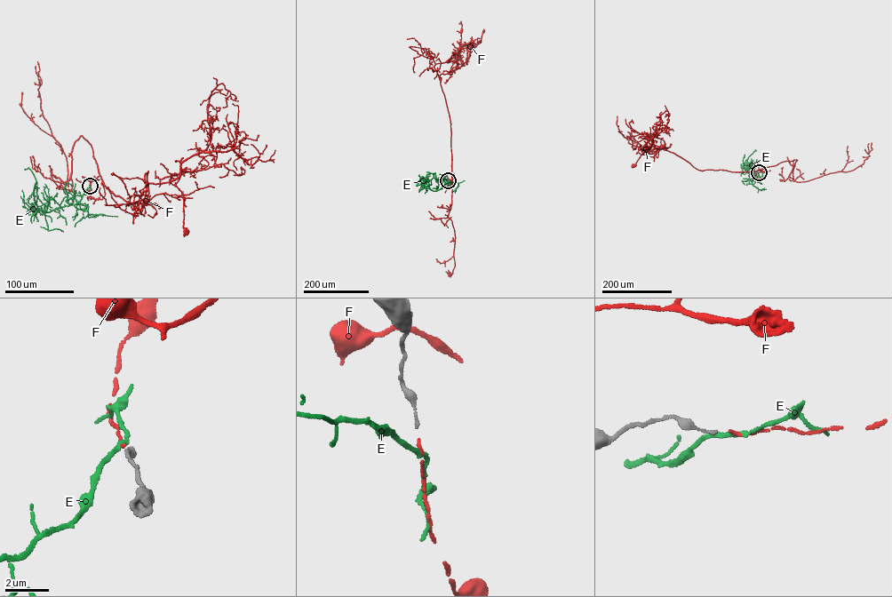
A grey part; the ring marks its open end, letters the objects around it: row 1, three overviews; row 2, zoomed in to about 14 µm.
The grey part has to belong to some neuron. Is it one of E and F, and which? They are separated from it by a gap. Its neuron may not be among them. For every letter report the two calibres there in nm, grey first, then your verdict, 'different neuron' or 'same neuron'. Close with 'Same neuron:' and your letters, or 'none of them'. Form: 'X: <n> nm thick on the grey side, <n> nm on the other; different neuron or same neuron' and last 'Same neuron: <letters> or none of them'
E: 100 nm thick on the grey side, 200 nm on the other; different neuron
F: 100 nm thick on the grey side, 100 nm on the other; same neuron
Same neuron: F

